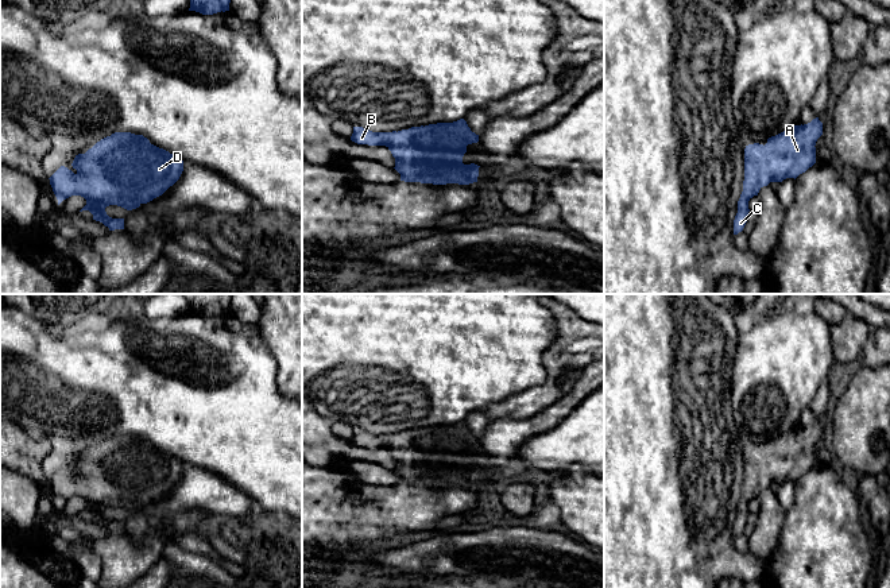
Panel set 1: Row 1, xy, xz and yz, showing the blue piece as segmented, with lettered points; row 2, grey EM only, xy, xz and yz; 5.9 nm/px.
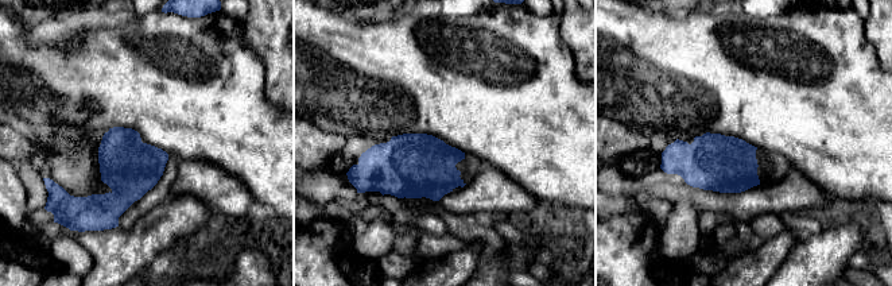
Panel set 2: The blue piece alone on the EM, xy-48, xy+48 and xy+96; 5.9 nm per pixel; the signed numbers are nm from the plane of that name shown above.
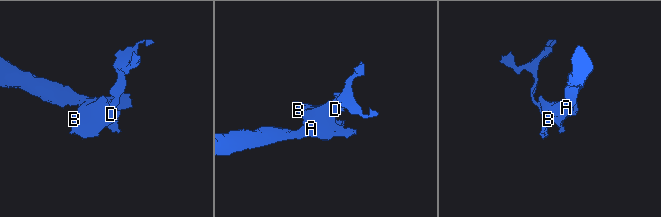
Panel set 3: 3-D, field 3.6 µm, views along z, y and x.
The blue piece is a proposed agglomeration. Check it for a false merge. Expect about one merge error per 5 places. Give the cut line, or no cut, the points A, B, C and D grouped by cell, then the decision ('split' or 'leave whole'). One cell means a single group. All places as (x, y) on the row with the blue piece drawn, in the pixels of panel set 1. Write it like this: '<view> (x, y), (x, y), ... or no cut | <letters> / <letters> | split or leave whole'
no cut | A B C D | leave whole

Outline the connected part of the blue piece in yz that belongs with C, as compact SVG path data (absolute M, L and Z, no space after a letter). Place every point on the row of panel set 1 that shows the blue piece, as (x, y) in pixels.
M816 117L808 124L794 125L769 138L765 146L746 146L743 192L738 201L734 235L743 231L748 220L748 201L758 196L763 186L786 178L796 179L816 163L814 146L821 135L823 123Z

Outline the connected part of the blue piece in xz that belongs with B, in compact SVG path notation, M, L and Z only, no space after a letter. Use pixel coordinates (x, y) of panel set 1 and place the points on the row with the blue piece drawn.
M467 121L437 123L392 132L372 132L363 127L353 127L351 140L357 144L386 146L395 158L395 170L400 181L433 185L477 182L479 167L475 163L464 165L463 156L467 146L479 142L479 135L471 131Z

